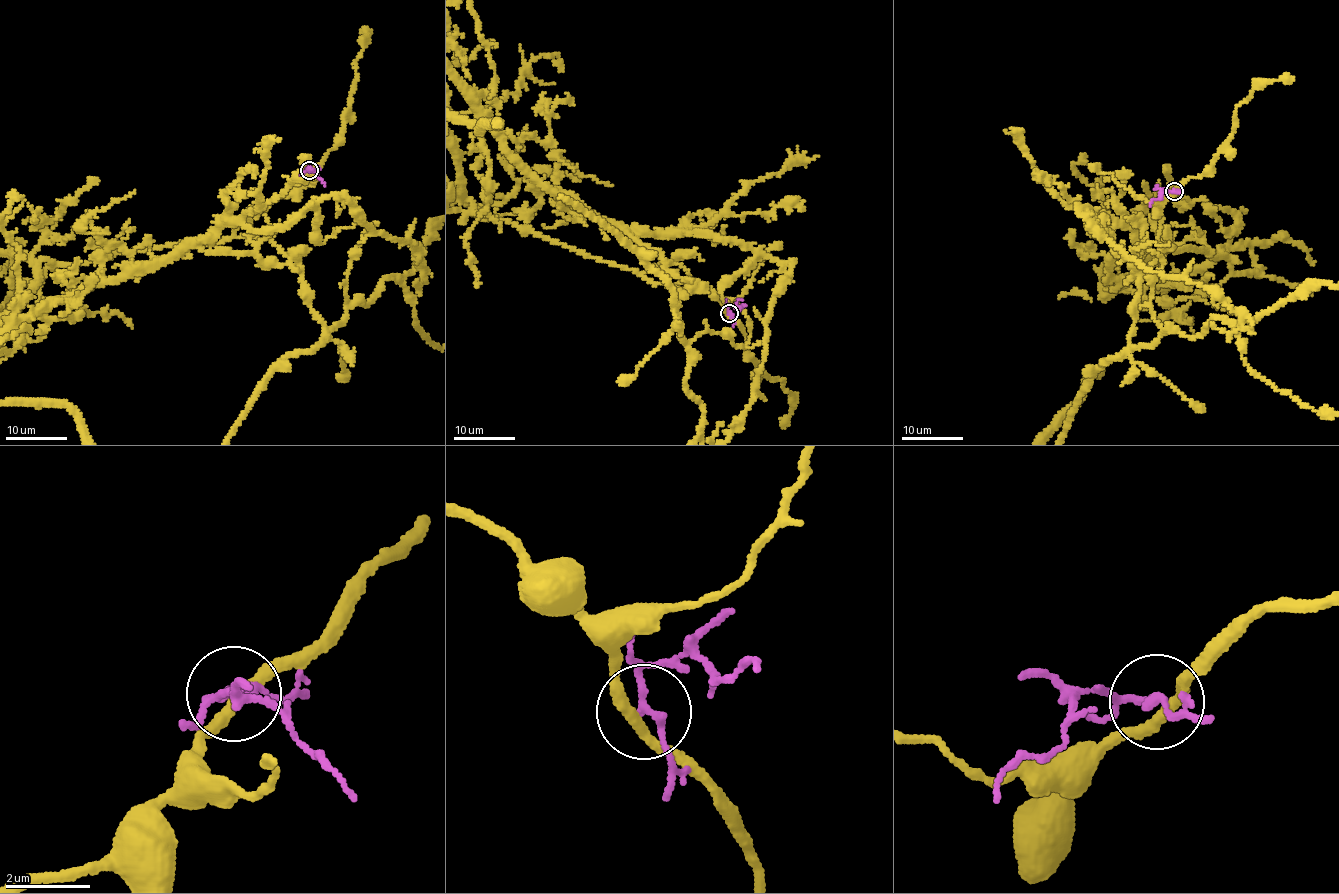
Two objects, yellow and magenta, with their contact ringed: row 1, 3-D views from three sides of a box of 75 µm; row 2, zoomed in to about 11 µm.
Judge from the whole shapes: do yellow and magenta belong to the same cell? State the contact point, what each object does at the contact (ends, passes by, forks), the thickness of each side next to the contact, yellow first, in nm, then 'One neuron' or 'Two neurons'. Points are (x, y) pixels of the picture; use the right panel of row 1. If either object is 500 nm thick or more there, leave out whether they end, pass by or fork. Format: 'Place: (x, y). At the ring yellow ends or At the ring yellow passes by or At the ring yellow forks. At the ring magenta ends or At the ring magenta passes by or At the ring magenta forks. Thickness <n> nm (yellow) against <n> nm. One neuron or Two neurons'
Place: (1174, 191). At the ring yellow passes by. At the ring magenta passes by. Thickness 260 nm (yellow) against 170 nm. Two neurons

